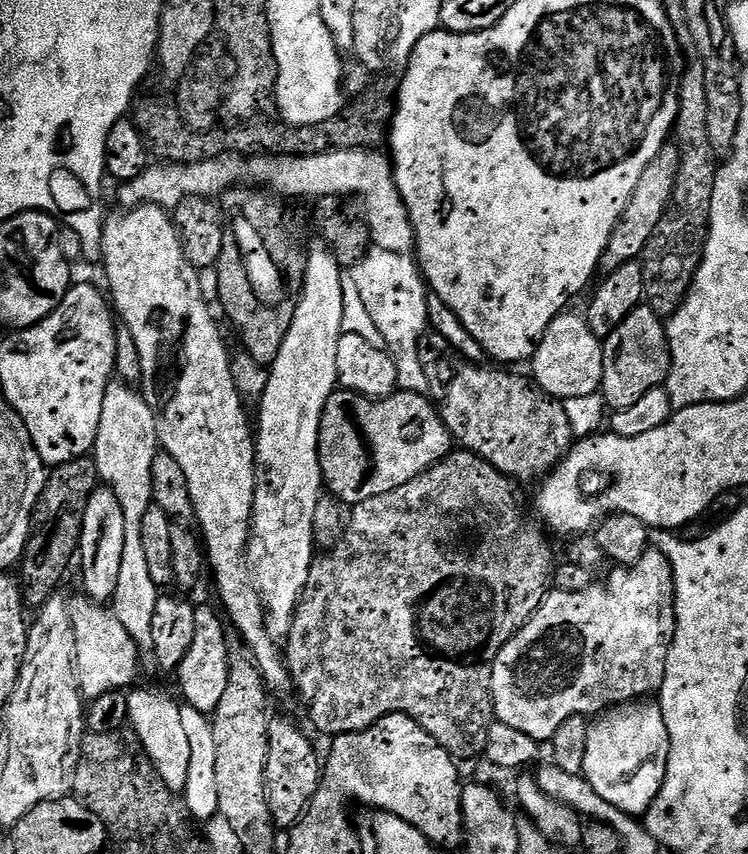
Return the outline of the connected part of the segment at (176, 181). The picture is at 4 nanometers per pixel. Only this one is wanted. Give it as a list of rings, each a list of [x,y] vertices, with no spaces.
[[[338,148],[317,152],[315,156],[281,156],[260,154],[247,164],[247,159],[236,158],[233,164],[223,164],[223,159],[203,160],[197,164],[170,164],[150,166],[138,178],[119,185],[120,200],[125,209],[142,204],[156,204],[165,210],[174,210],[187,196],[216,198],[237,182],[249,176],[251,183],[263,186],[284,198],[288,196],[357,196],[364,207],[362,219],[372,235],[373,245],[396,254],[408,254],[416,247],[416,232],[400,197],[396,179],[392,176],[392,163],[383,151],[370,148]]]

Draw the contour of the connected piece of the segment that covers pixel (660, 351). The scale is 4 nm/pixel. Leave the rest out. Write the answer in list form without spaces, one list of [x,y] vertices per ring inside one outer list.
[[[647,306],[635,308],[626,318],[626,322],[622,322],[622,326],[618,326],[618,330],[614,330],[614,334],[603,337],[602,343],[604,369],[599,395],[604,397],[604,403],[609,409],[617,412],[626,410],[630,406],[634,406],[634,402],[640,401],[644,395],[650,394],[650,390],[661,387],[669,379],[672,371],[672,349],[668,346],[668,329],[665,321],[656,316],[652,308]]]

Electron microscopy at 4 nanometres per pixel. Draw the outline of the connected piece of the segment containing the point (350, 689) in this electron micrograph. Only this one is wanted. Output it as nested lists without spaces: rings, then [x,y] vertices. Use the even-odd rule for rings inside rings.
[[[453,450],[449,452],[446,458],[442,458],[433,466],[427,468],[422,474],[418,474],[418,478],[410,478],[410,482],[406,482],[406,486],[398,486],[398,490],[390,490],[390,494],[378,494],[378,498],[366,498],[366,502],[351,505],[352,521],[347,521],[346,527],[343,529],[340,541],[336,544],[333,552],[328,552],[325,556],[317,555],[312,562],[310,570],[310,578],[304,587],[302,598],[296,607],[296,613],[292,619],[290,626],[290,634],[286,638],[286,663],[290,673],[291,683],[296,684],[296,688],[300,691],[300,696],[304,699],[304,704],[308,707],[308,716],[312,719],[312,724],[321,732],[325,738],[333,736],[341,736],[342,734],[350,734],[351,732],[361,732],[369,728],[374,722],[378,722],[384,716],[390,714],[402,714],[408,716],[414,722],[418,722],[418,726],[422,726],[422,730],[426,730],[426,734],[430,734],[430,738],[434,738],[434,742],[438,742],[438,746],[442,746],[452,759],[457,762],[463,760],[472,760],[483,757],[486,750],[487,732],[490,730],[494,721],[494,713],[492,711],[492,671],[494,670],[494,662],[498,658],[498,654],[506,646],[506,642],[512,639],[524,629],[524,623],[532,617],[540,608],[540,603],[550,591],[550,585],[554,580],[554,563],[552,564],[552,548],[548,545],[548,540],[544,537],[545,529],[539,523],[531,524],[528,516],[524,513],[524,504],[520,501],[520,496],[516,493],[517,485],[513,483],[509,477],[503,476],[497,468],[490,466],[490,462],[486,462],[480,456],[475,456],[473,452],[467,450]],[[467,540],[472,540],[472,548],[456,548],[459,544],[464,544]]]

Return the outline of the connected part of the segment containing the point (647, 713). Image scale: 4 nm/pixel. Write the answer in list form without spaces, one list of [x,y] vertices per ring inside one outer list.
[[[648,698],[630,700],[599,713],[589,723],[582,775],[602,798],[606,798],[606,802],[610,802],[610,806],[640,818],[660,792],[669,754],[670,734],[659,703]]]

